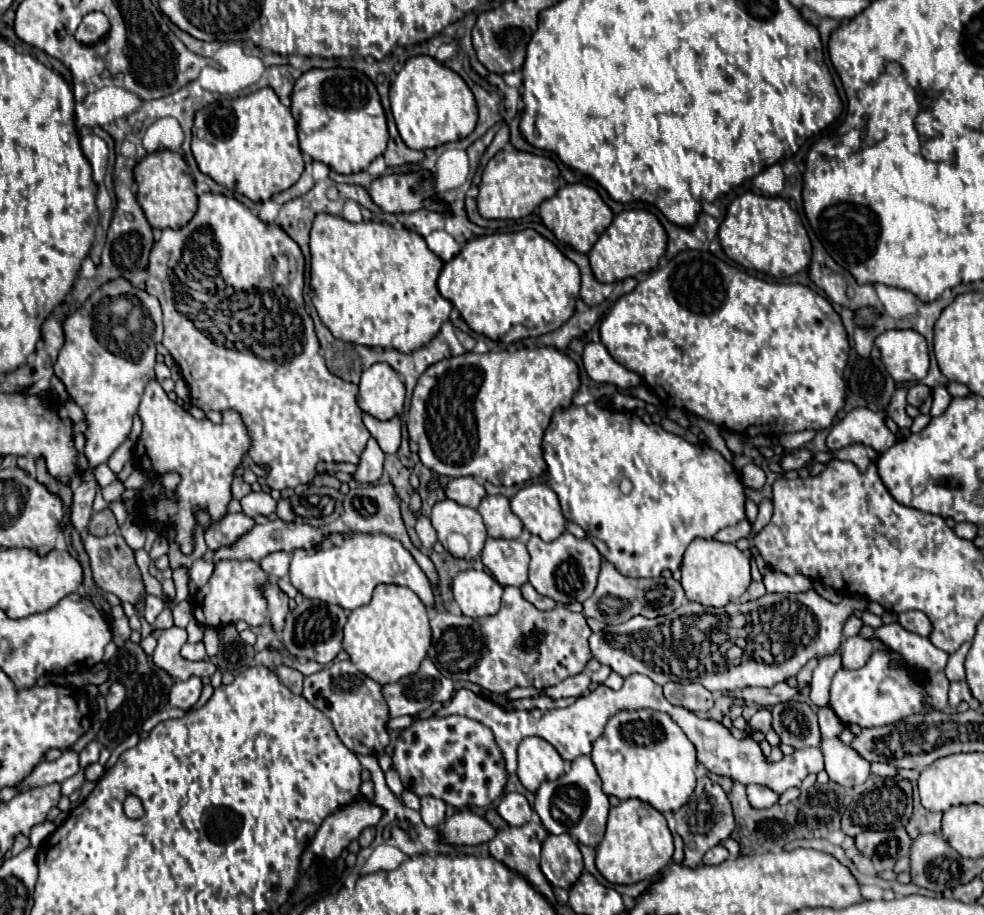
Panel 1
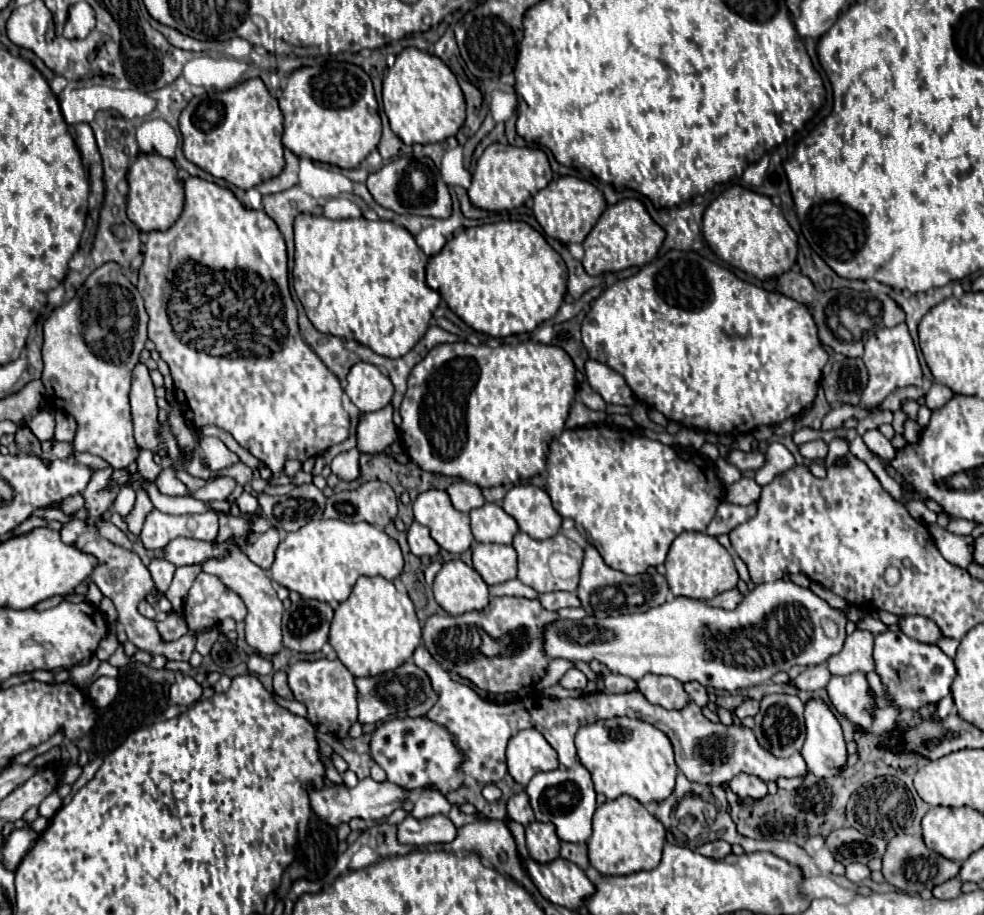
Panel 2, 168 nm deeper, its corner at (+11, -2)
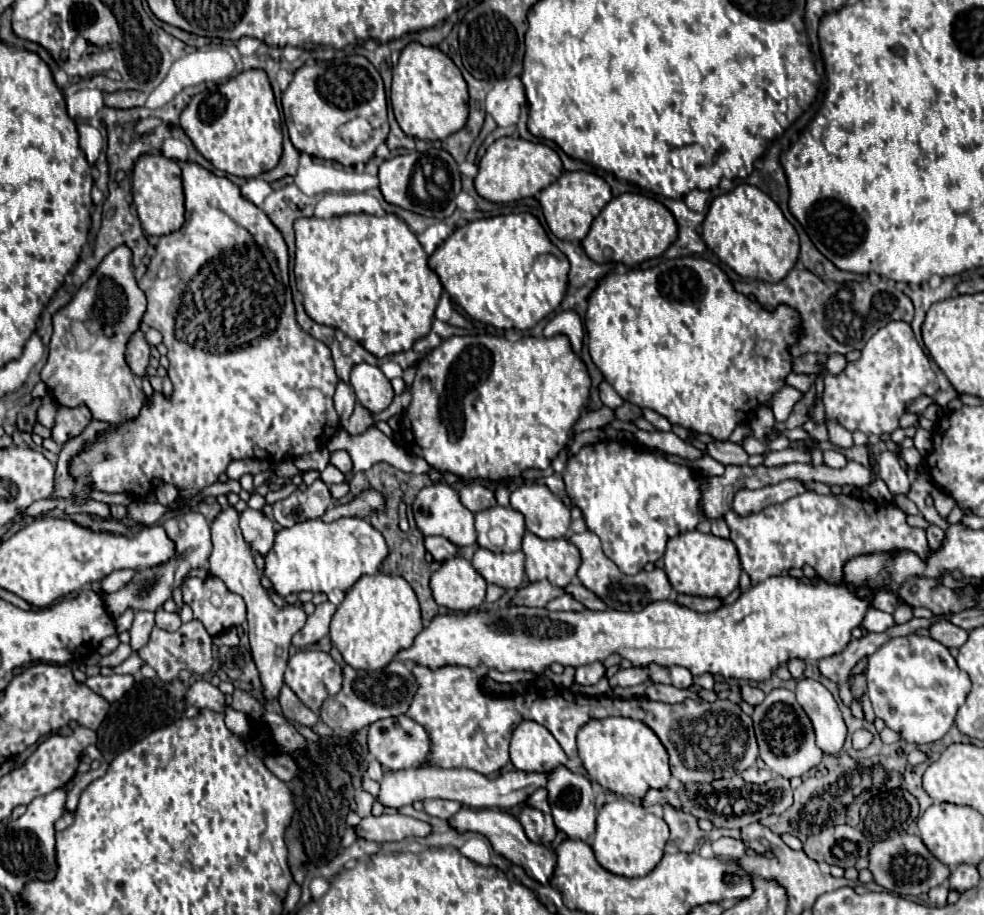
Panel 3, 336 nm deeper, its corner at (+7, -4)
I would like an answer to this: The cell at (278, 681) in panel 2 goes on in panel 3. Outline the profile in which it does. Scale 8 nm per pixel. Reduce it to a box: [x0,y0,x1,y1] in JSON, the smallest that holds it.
[279,684,319,728]

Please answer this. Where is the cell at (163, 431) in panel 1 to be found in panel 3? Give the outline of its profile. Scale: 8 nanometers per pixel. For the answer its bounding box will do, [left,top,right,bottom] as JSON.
[127,330,149,378]

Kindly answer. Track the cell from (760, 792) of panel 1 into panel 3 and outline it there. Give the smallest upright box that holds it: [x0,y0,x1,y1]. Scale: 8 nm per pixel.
[741,766,773,784]

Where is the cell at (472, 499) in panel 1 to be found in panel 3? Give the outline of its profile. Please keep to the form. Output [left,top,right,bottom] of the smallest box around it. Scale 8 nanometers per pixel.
[459,484,497,512]

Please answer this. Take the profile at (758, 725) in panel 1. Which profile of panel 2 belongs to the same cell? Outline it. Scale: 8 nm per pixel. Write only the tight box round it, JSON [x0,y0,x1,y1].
[735,698,759,718]

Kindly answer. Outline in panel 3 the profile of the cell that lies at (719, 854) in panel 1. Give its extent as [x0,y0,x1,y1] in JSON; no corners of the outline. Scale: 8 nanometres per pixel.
[713,838,745,858]

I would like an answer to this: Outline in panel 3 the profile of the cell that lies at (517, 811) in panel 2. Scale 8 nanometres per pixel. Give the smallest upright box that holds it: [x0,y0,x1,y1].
[525,788,549,814]

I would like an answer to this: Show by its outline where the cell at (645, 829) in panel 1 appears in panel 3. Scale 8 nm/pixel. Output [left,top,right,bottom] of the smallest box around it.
[591,798,669,876]

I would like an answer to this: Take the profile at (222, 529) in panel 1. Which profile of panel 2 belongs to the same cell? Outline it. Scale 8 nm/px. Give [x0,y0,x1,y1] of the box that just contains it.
[141,510,217,550]

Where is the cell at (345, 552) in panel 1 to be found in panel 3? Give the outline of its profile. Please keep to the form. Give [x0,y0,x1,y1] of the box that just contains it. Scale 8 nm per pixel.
[265,518,389,596]

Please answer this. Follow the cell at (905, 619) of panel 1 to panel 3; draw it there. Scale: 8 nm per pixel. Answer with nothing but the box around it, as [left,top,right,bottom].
[929,620,967,648]

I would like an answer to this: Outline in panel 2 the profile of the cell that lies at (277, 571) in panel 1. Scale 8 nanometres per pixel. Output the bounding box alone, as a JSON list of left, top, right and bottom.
[243,528,279,570]

